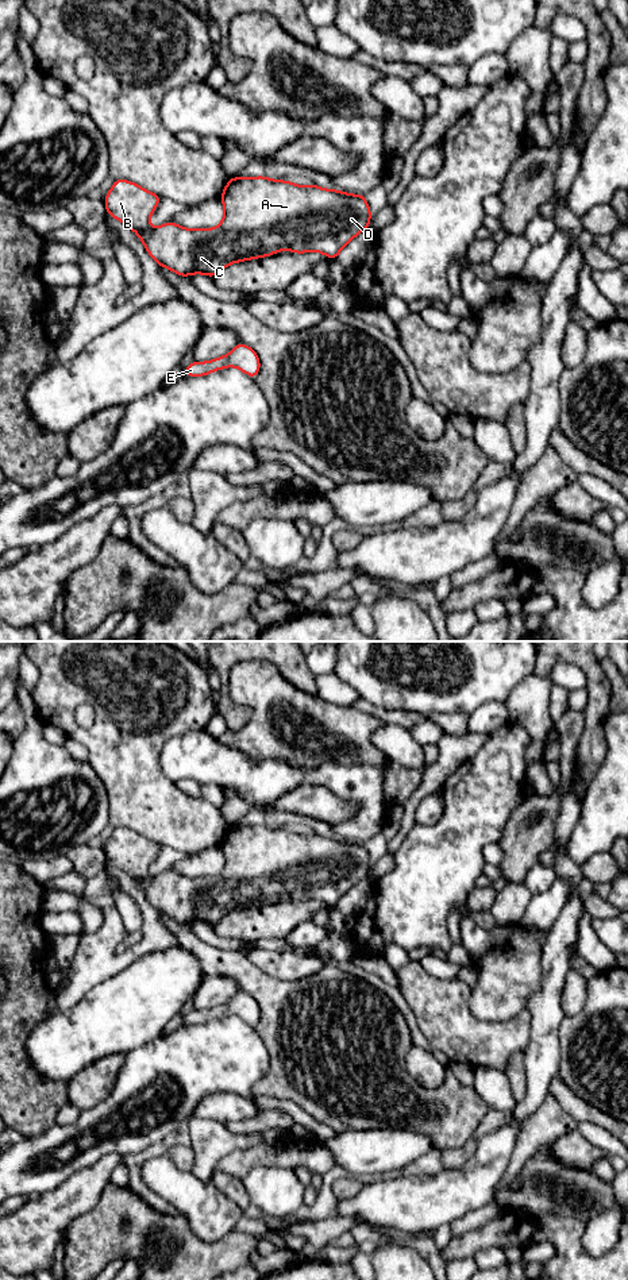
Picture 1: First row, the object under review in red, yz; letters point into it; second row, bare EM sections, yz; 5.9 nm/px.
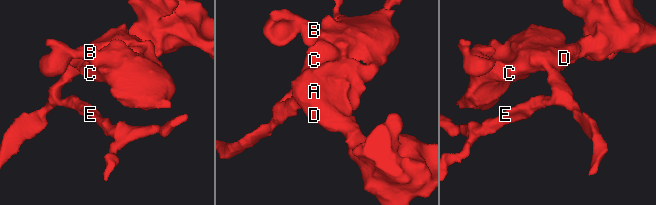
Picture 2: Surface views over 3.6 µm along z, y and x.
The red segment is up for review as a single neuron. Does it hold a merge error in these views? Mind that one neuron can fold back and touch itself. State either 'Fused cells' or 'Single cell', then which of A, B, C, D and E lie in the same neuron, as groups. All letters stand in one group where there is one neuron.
Single cell. Groups: A B C D E

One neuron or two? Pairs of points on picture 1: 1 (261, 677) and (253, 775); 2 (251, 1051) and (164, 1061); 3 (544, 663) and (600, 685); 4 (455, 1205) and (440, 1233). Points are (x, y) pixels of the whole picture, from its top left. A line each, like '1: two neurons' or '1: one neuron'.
1: two neurons
2: one neuron
3: one neuron
4: two neurons

